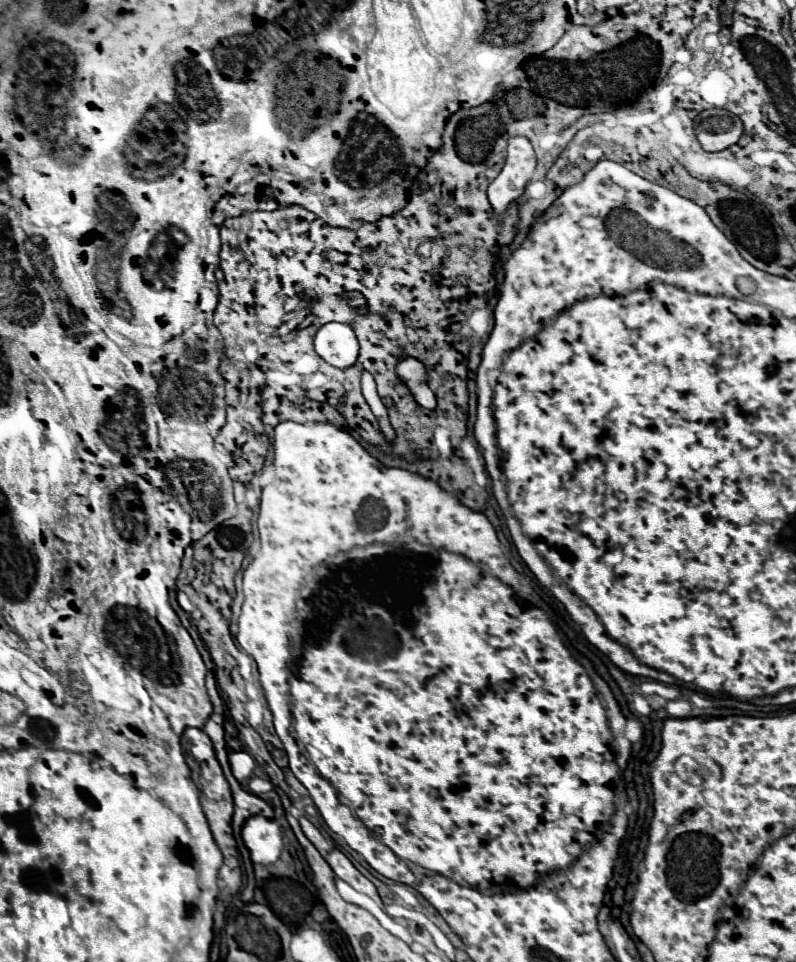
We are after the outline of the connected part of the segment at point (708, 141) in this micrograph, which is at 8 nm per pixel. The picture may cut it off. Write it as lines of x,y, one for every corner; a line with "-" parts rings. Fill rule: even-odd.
711,108
697,116
695,132
703,150
721,152
739,142
743,134
743,122
731,112

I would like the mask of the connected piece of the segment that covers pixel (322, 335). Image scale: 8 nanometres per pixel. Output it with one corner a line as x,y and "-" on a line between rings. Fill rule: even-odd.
325,324
315,336
315,352
337,368
349,368
353,356
353,330
347,324

